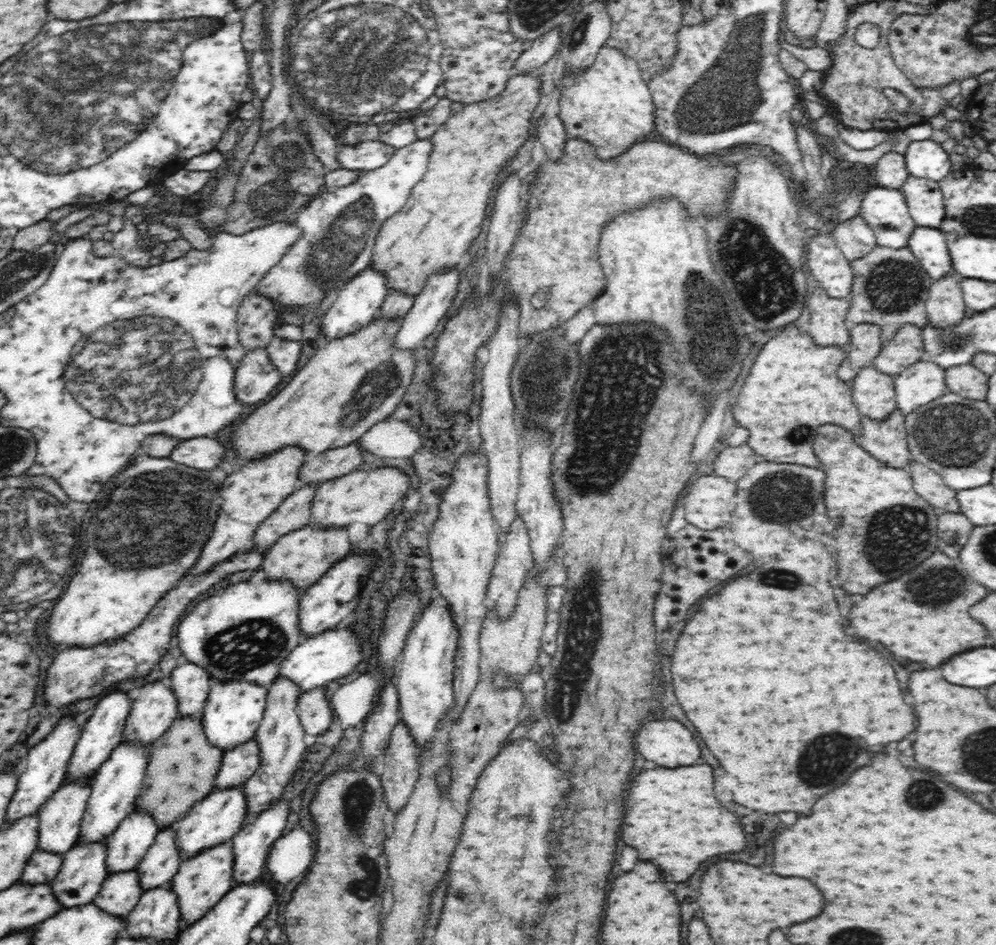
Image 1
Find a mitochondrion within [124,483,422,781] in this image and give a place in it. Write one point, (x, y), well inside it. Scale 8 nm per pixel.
(248, 645)

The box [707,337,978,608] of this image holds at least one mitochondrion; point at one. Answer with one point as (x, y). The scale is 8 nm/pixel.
(907, 536)

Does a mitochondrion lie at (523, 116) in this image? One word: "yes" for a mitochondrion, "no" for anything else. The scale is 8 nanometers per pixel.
no

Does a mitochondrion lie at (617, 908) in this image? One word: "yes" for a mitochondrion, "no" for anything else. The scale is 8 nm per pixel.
no

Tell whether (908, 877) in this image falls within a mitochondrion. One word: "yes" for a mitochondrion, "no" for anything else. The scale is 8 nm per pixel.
no

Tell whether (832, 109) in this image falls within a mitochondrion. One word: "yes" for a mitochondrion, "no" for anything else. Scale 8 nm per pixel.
no

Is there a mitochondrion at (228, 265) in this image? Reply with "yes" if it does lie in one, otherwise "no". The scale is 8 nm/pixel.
no

